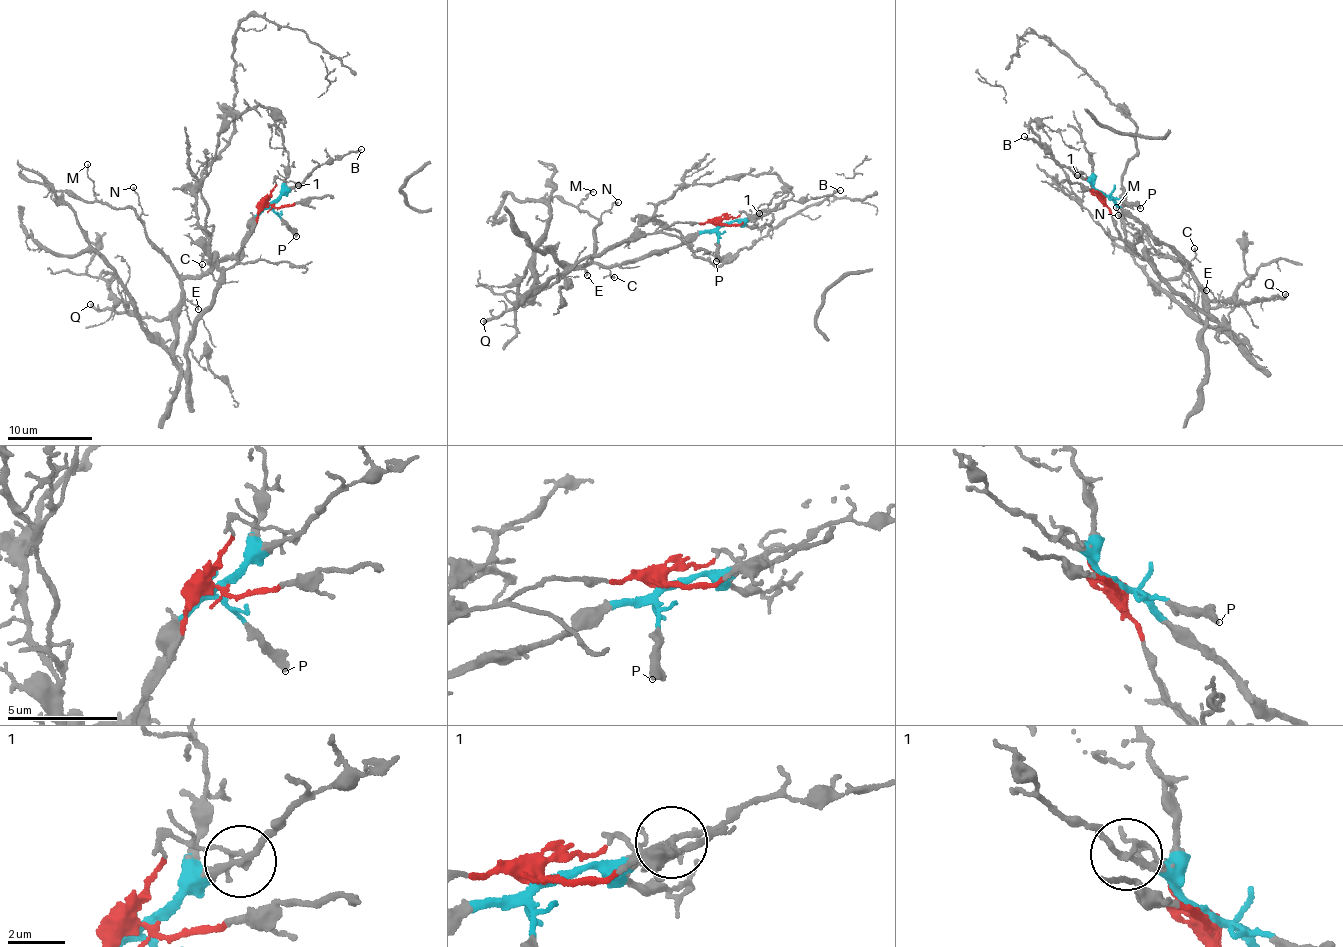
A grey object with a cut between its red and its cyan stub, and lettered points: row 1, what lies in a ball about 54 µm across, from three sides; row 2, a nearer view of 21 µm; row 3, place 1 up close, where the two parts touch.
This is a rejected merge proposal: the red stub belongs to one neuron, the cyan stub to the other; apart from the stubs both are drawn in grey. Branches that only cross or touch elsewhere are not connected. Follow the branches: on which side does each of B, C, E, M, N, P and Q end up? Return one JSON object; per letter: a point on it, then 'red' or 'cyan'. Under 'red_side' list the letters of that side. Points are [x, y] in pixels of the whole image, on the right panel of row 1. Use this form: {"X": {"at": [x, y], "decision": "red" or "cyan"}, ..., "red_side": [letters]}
{"B": {"at": [1024, 136], "decision": "cyan"}, "C": {"at": [1194, 248], "decision": "cyan"}, "E": {"at": [1206, 290], "decision": "cyan"}, "M": {"at": [1116, 207], "decision": "cyan"}, "N": {"at": [1118, 215], "decision": "cyan"}, "P": {"at": [1140, 208], "decision": "cyan"}, "Q": {"at": [1285, 294], "decision": "cyan"}, "red_side": []}

